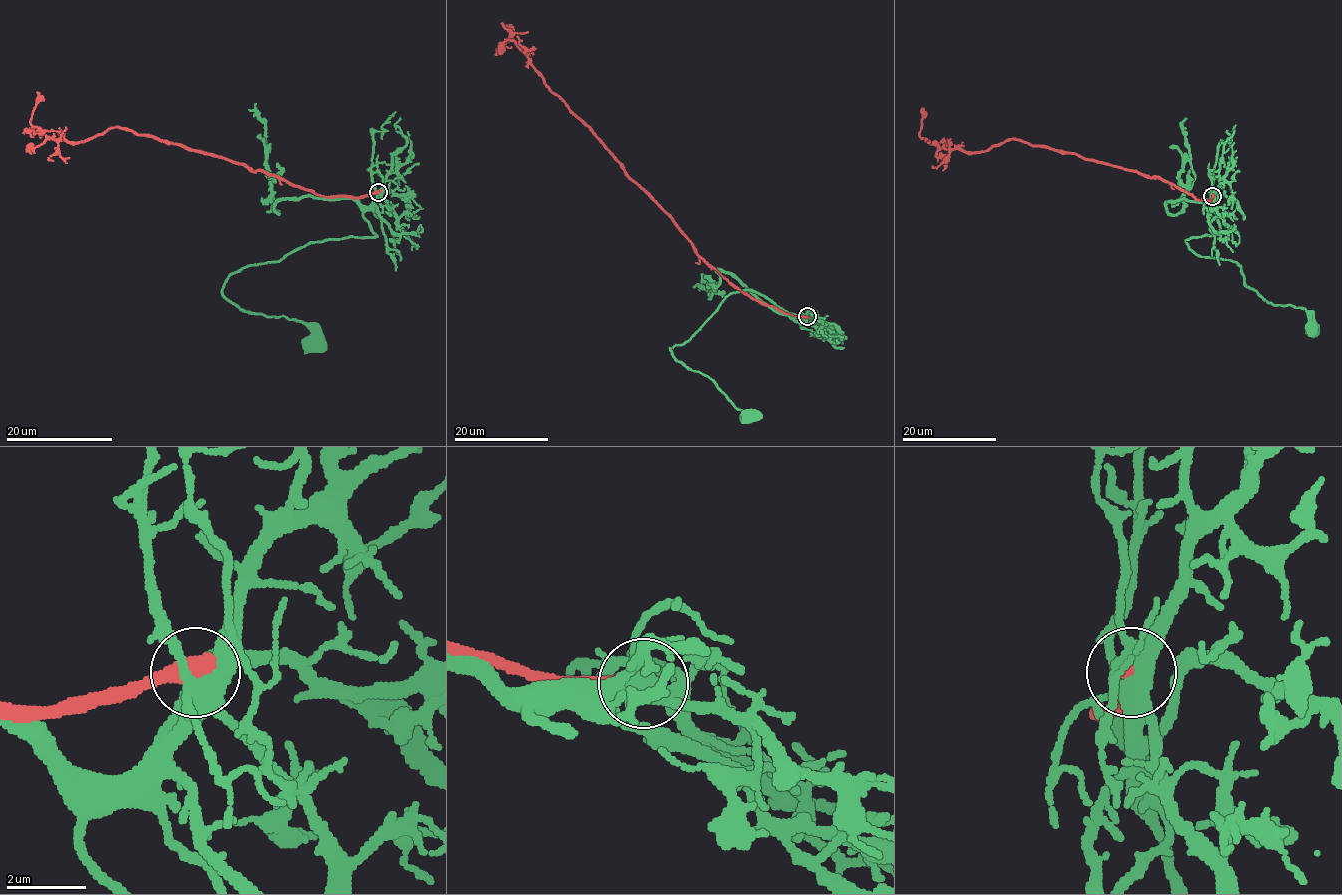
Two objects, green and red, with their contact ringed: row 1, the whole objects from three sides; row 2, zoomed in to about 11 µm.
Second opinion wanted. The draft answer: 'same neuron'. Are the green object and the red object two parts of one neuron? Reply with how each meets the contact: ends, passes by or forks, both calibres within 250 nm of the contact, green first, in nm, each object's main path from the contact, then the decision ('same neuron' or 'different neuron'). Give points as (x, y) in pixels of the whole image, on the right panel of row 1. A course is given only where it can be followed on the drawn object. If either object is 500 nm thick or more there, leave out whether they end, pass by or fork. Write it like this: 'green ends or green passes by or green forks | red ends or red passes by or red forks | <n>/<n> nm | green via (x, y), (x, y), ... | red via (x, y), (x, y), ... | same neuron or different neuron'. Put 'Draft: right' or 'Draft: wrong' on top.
Draft: wrong
460/550 nm | green via (1212, 197), (1217, 234), (1185, 240), (1190, 248), (1234, 261), (1264, 300), (1302, 307), (1312, 327) | red via (1212, 196), (1210, 200), (1196, 198), (1157, 177), (1016, 139), (984, 151), (940, 149), (919, 135), (921, 108) | different neuron

